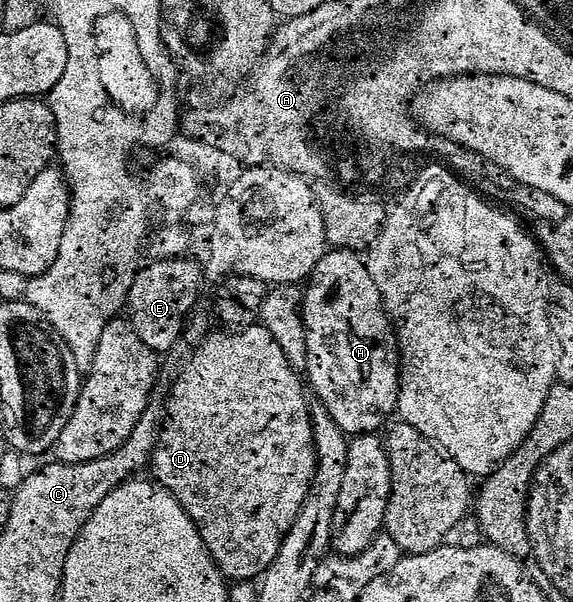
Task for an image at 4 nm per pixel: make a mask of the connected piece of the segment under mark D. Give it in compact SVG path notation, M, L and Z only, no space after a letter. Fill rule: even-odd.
M260 324L240 328L220 328L214 334L206 333L192 347L191 353L180 363L181 371L169 390L169 398L163 402L163 421L157 432L157 443L151 455L152 477L165 489L170 490L179 500L187 516L197 526L203 544L209 550L215 565L229 580L253 580L265 573L265 569L275 560L279 552L279 544L283 536L291 528L295 516L299 512L303 500L309 495L309 486L313 483L313 470L317 467L317 456L313 451L313 433L309 419L309 402L305 398L305 390L301 387L298 371L294 370L283 348L271 336L271 332Z

